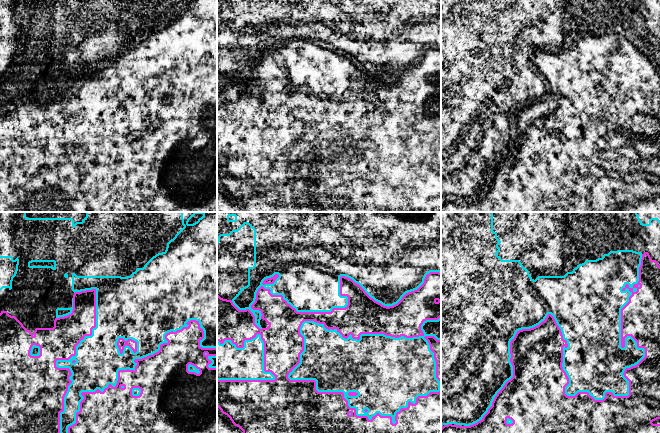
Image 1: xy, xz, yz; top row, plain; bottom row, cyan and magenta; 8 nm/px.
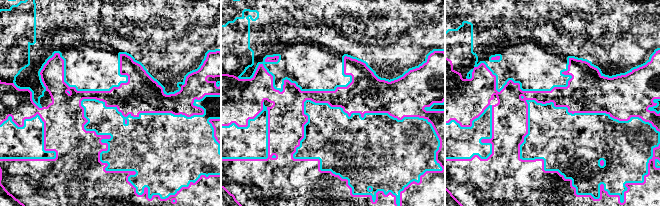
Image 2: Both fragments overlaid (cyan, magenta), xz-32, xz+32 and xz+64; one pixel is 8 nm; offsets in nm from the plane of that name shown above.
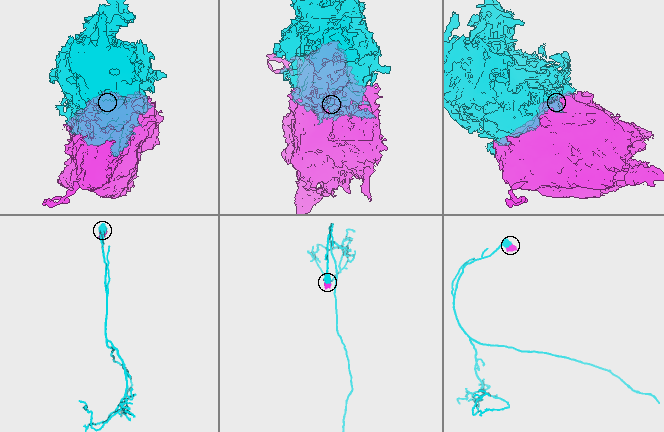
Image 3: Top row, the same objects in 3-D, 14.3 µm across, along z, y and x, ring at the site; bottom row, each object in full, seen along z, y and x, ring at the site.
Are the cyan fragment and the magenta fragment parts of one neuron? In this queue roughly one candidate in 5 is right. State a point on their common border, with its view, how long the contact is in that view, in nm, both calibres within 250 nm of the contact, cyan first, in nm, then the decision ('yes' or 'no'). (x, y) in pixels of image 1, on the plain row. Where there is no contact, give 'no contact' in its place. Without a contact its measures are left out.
yz (577, 168) | 1950 nm | 440/460 nm | no

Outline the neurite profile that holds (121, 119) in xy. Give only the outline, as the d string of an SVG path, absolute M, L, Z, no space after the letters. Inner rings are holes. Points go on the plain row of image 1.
M119 114L118 118L117 118L117 122L119 124L120 130L123 129L124 123L125 122L129 122L134 129L137 128L137 118L132 116L132 115L128 115L127 117L125 117L123 114Z

